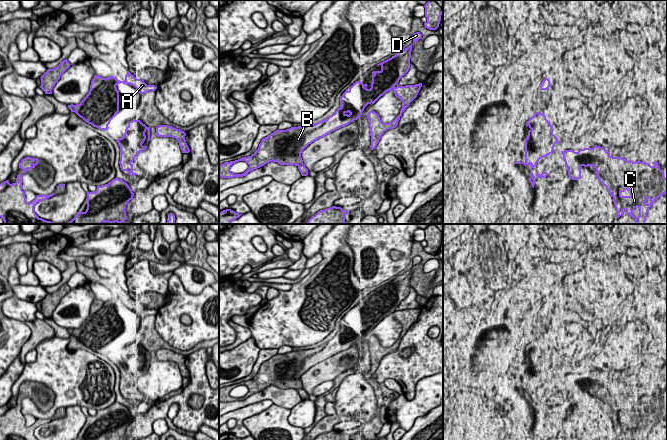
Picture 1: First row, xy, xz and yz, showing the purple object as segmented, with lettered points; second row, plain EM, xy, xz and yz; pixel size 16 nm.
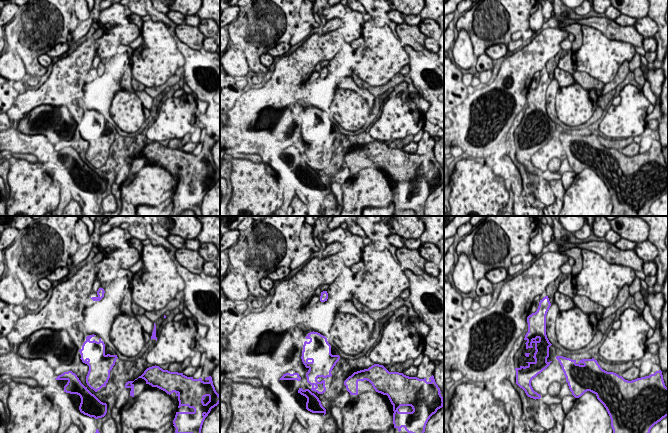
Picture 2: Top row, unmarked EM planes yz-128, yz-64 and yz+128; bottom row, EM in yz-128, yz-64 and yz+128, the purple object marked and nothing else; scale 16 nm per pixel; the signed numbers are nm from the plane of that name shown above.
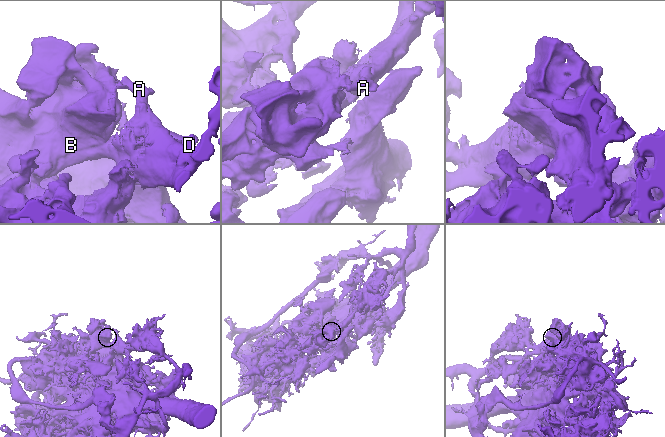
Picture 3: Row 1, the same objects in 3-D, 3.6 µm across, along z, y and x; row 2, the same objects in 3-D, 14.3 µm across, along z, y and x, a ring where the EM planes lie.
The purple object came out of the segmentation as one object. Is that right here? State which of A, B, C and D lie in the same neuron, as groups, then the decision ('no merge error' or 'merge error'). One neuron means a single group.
A D / B C | merge error

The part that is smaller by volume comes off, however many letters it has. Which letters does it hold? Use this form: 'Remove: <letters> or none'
Remove: A, D

